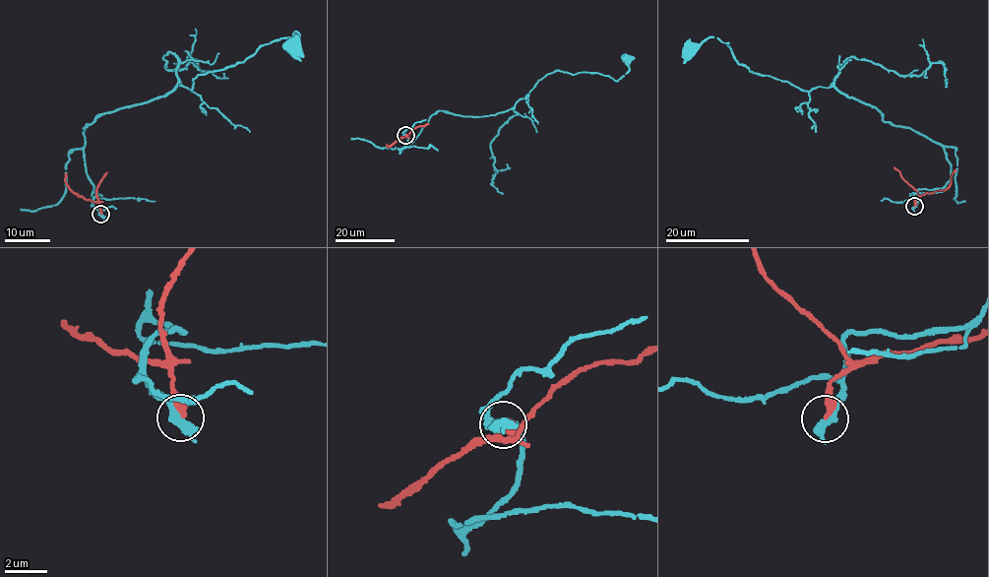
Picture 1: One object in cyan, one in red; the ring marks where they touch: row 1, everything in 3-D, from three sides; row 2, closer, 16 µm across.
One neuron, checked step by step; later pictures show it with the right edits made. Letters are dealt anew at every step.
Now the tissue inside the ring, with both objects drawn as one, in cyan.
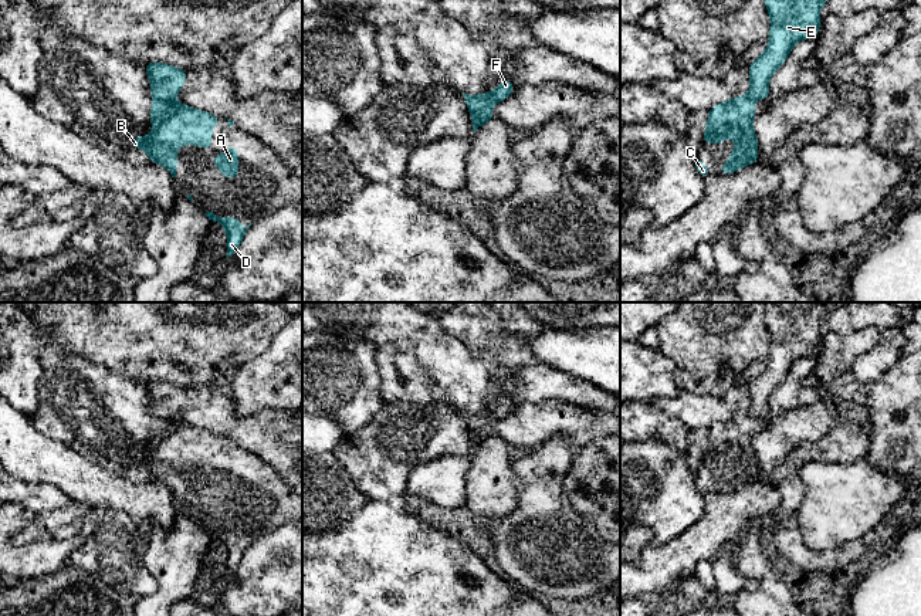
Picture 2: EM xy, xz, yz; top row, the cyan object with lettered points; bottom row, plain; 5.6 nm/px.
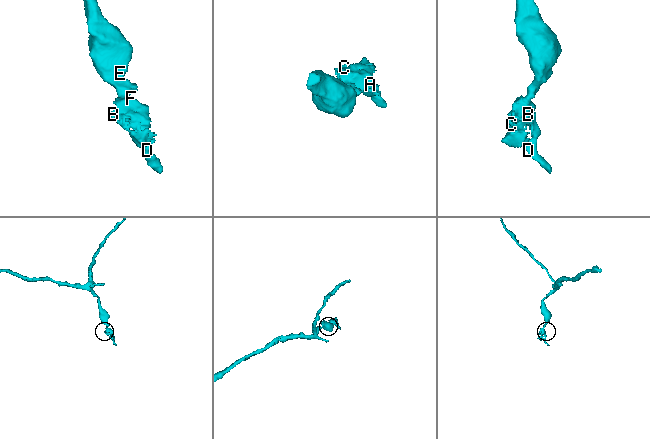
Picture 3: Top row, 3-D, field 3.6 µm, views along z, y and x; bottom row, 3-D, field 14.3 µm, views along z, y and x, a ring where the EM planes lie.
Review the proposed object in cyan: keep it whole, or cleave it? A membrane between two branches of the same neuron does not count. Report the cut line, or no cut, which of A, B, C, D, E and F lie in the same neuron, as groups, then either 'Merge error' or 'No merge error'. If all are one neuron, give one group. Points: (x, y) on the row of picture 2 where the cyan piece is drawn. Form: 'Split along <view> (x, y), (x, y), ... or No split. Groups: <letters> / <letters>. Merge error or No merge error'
Split along xy (155, 98), (171, 102). Groups: A B C D F / E. Merge error

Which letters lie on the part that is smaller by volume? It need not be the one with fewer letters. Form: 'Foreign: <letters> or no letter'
Foreign: A, B, C, D, F

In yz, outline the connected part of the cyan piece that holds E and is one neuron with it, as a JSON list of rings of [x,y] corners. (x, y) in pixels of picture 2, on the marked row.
[[[765,0],[771,34],[765,53],[749,67],[752,99],[769,98],[771,75],[786,61],[793,45],[819,33],[819,11],[826,0]]]

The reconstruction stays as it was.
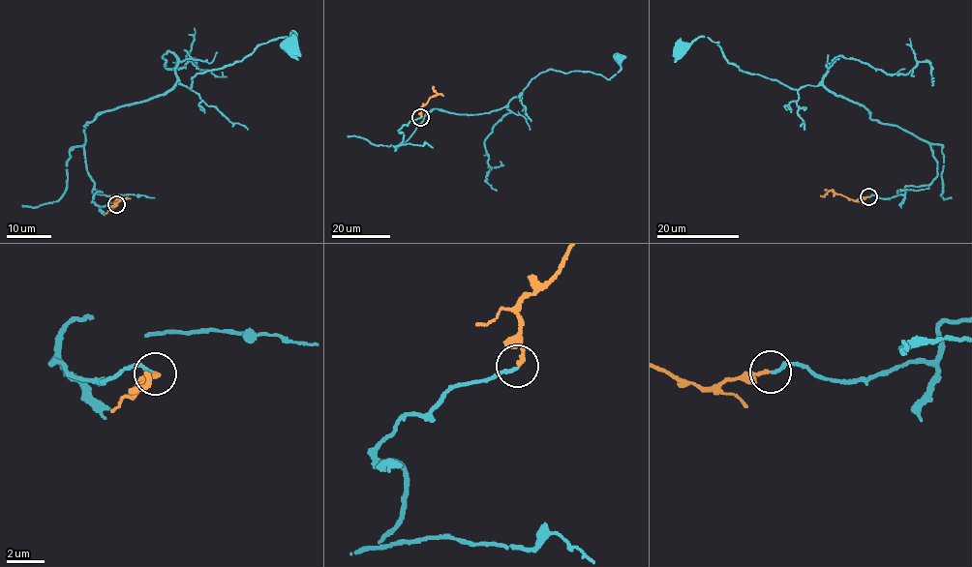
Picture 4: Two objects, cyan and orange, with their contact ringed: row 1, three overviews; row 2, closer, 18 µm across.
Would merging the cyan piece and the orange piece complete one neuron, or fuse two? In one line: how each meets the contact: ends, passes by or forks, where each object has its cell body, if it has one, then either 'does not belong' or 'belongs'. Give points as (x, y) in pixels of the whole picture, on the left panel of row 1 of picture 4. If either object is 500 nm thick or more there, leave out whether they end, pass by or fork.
cyan ends | orange ends | cyan (290, 44) | orange none | belongs

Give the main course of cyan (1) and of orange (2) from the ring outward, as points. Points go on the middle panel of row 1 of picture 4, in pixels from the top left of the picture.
1: (421, 117), (402, 126), (395, 150), (433, 109), (488, 113), (539, 73), (609, 79), (618, 59)
2: (421, 117), (421, 107), (437, 94), (433, 86)

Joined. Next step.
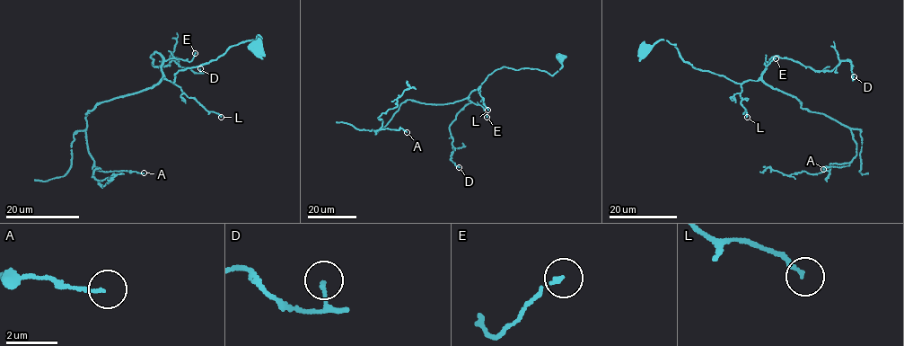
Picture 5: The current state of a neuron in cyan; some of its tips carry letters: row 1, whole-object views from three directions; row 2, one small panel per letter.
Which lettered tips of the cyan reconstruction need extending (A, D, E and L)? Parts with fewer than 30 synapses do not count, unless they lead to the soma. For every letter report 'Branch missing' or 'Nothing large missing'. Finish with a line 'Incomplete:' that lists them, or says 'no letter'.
A: Nothing large missing
D: Nothing large missing
E: Nothing large missing
L: Nothing large missing
Incomplete: no letter

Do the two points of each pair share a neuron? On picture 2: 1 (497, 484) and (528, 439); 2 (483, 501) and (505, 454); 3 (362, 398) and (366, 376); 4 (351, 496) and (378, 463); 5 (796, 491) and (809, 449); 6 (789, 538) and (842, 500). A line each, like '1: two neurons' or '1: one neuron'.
1: two neurons
2: one neuron
3: one neuron
4: two neurons
5: one neuron
6: two neurons

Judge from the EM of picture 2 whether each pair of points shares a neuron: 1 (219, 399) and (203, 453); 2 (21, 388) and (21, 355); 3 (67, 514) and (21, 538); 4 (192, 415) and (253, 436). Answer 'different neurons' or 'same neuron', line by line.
1: different neurons
2: same neuron
3: same neuron
4: same neuron

